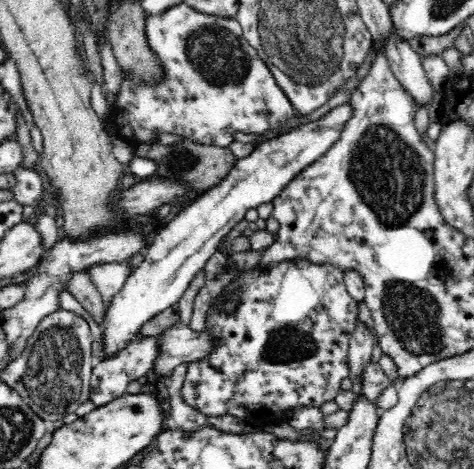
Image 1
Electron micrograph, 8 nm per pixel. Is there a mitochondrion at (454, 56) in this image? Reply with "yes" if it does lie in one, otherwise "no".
no

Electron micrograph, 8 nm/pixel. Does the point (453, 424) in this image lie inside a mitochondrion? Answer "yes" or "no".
yes

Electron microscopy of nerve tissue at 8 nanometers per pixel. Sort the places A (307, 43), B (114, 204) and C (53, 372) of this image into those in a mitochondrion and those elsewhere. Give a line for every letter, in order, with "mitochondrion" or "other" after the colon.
A: mitochondrion
B: other
C: mitochondrion

